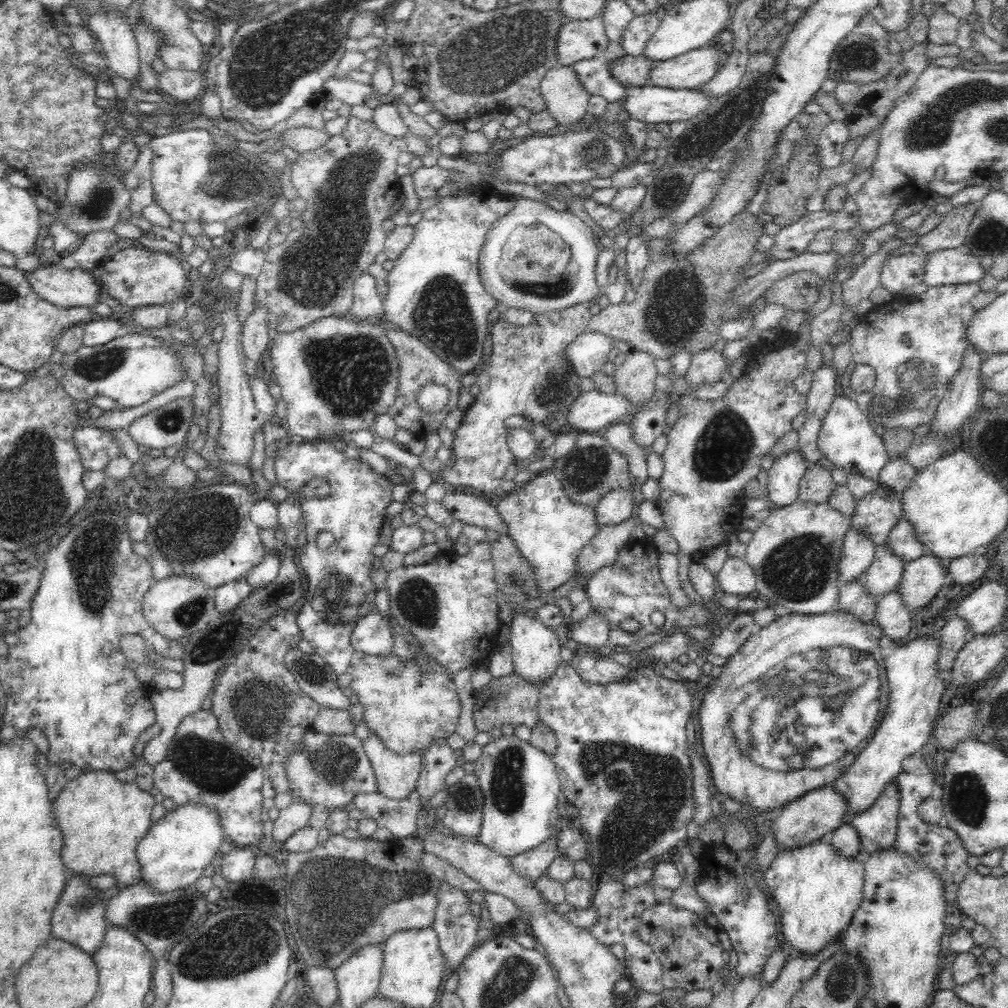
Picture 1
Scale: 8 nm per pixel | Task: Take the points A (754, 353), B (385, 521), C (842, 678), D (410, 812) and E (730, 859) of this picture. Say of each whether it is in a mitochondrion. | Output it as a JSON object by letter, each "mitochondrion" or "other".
{"A":"other","B":"other","C":"mitochondrion","D":"other","E":"other"}

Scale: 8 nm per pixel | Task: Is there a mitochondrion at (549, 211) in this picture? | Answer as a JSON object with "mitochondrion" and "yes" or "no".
{"mitochondrion":"no"}

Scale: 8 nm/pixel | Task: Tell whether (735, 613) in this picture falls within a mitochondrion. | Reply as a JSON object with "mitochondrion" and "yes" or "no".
{"mitochondrion":"no"}

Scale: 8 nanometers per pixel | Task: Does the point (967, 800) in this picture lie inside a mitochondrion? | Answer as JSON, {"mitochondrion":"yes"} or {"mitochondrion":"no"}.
{"mitochondrion":"yes"}

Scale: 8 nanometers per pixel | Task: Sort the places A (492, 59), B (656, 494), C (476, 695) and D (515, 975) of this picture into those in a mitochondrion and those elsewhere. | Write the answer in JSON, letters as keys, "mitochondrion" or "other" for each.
{"A":"mitochondrion","B":"other","C":"other","D":"mitochondrion"}

